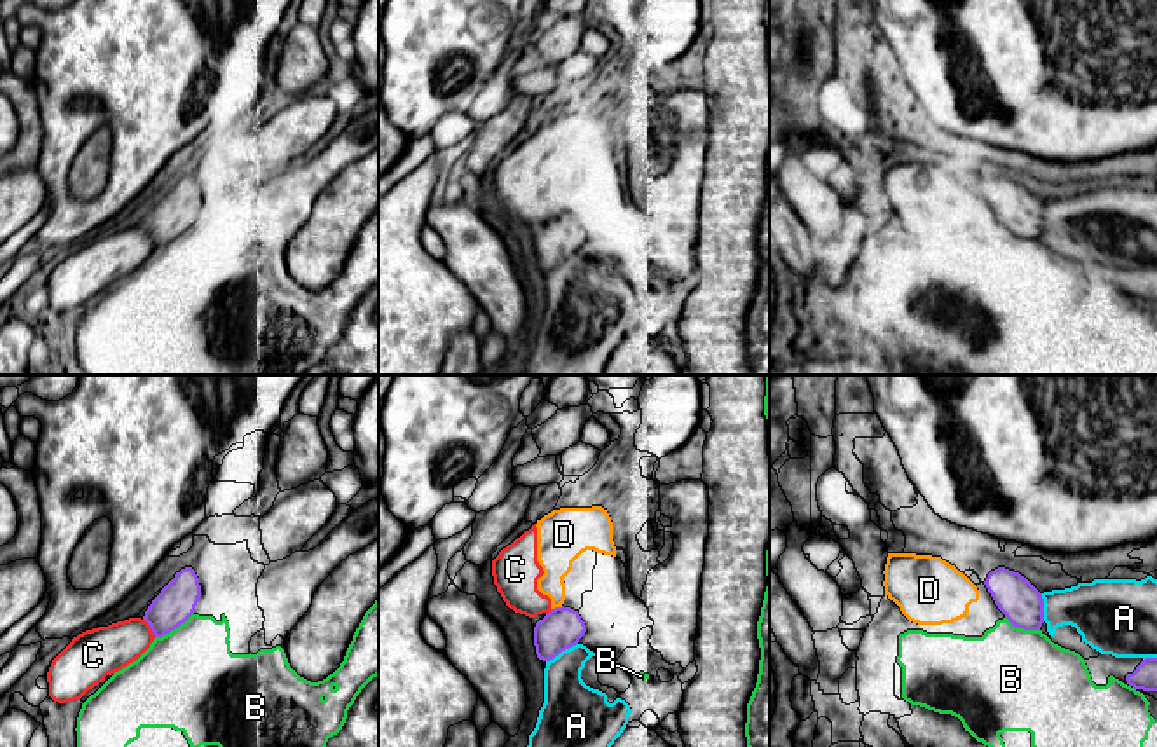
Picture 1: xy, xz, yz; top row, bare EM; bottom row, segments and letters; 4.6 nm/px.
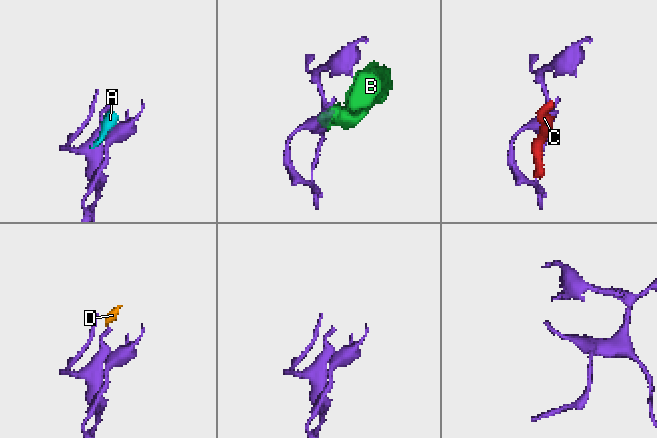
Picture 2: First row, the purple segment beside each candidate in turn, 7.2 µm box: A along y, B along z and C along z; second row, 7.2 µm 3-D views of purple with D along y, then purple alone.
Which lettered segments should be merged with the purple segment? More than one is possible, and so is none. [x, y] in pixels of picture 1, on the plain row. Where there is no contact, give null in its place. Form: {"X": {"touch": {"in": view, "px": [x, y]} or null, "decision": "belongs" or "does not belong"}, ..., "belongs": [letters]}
{"A": {"touch": {"in": "xz", "px": [561, 260]}, "decision": "does not belong"}, "B": {"touch": {"in": "xy", "px": [173, 238]}, "decision": "does not belong"}, "C": {"touch": {"in": "xy", "px": [150, 236]}, "decision": "does not belong"}, "D": {"touch": {"in": "xz", "px": [557, 217]}, "decision": "does not belong"}, "belongs": []}

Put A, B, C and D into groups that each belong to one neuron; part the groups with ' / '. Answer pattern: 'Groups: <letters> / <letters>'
Groups: A / B / C D

